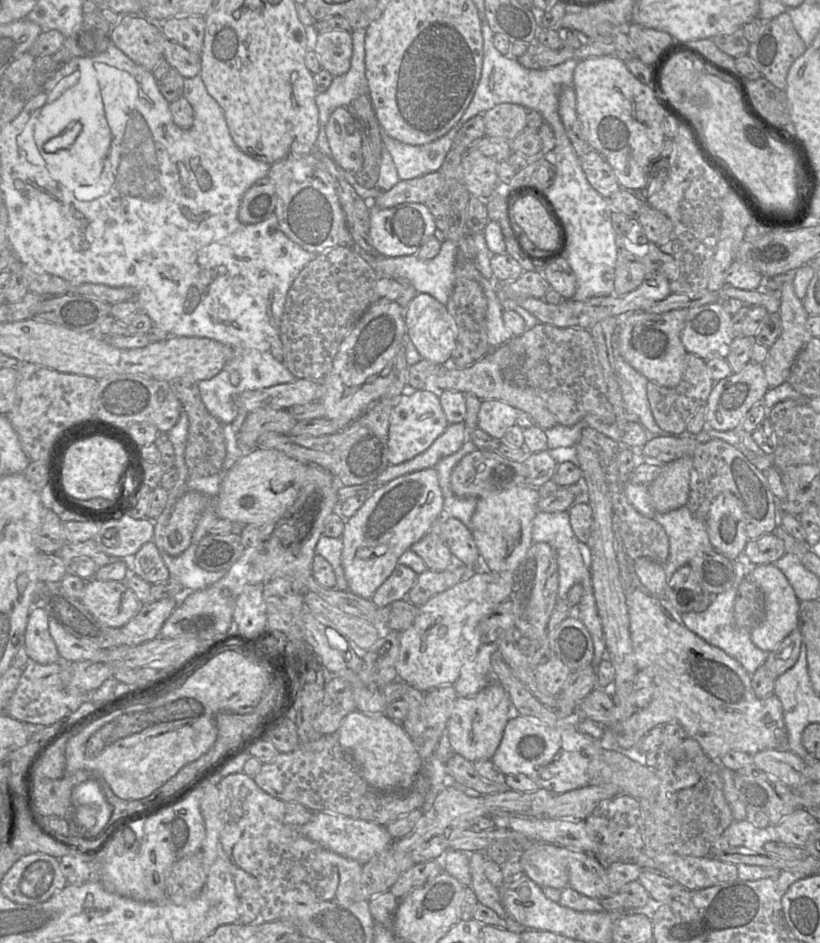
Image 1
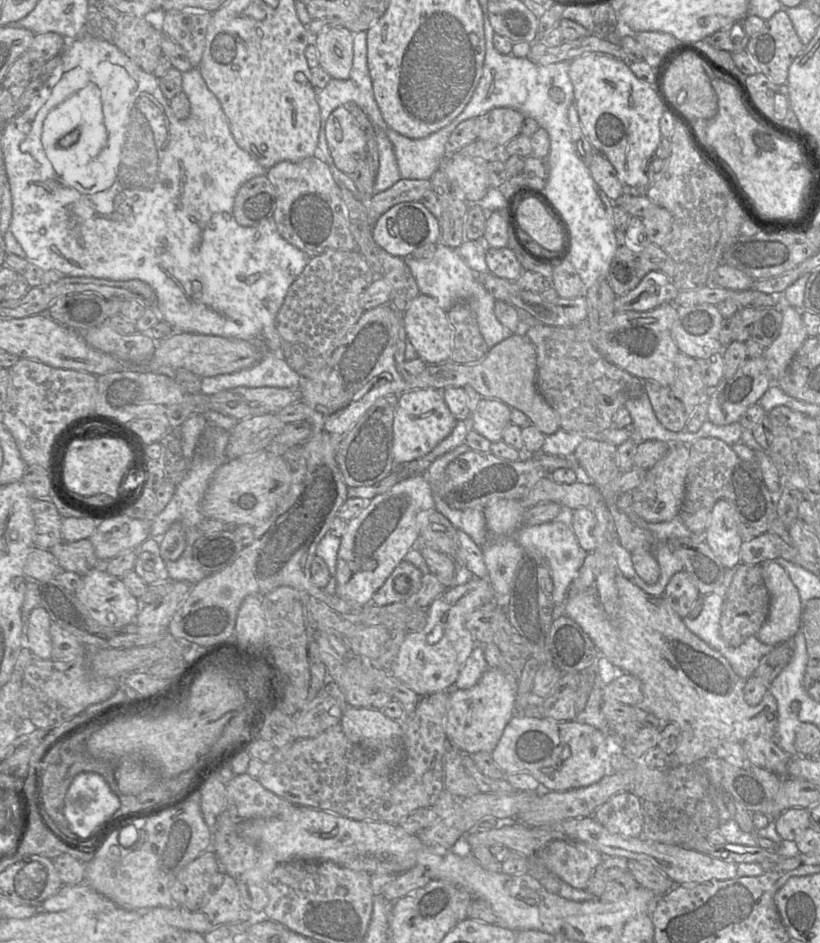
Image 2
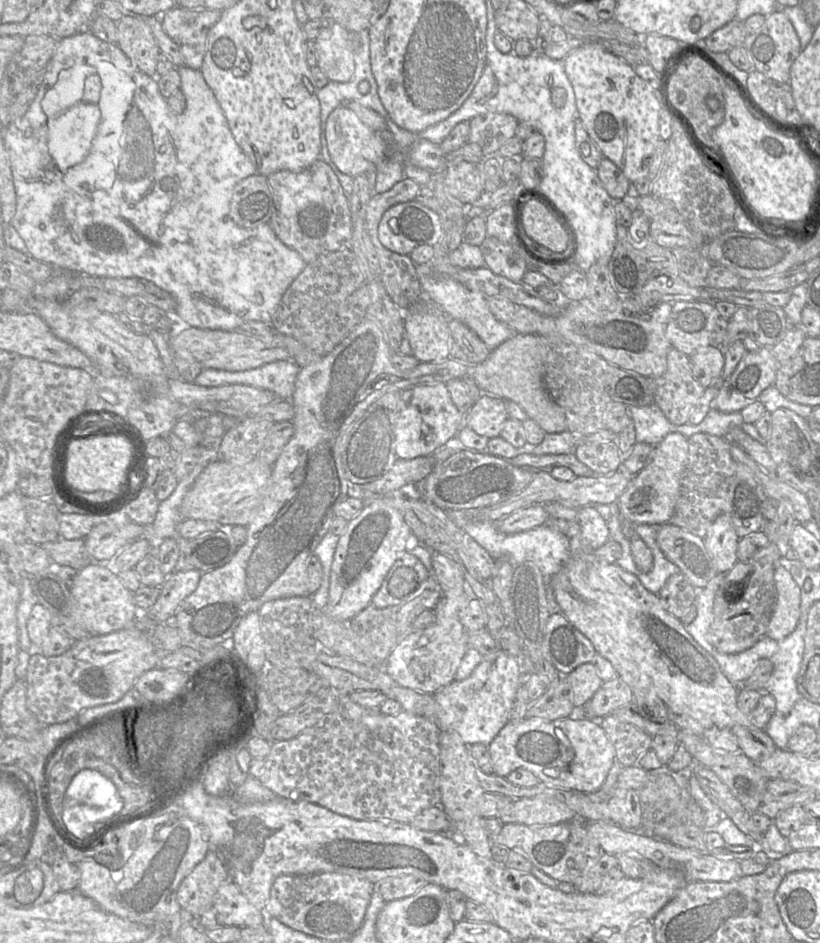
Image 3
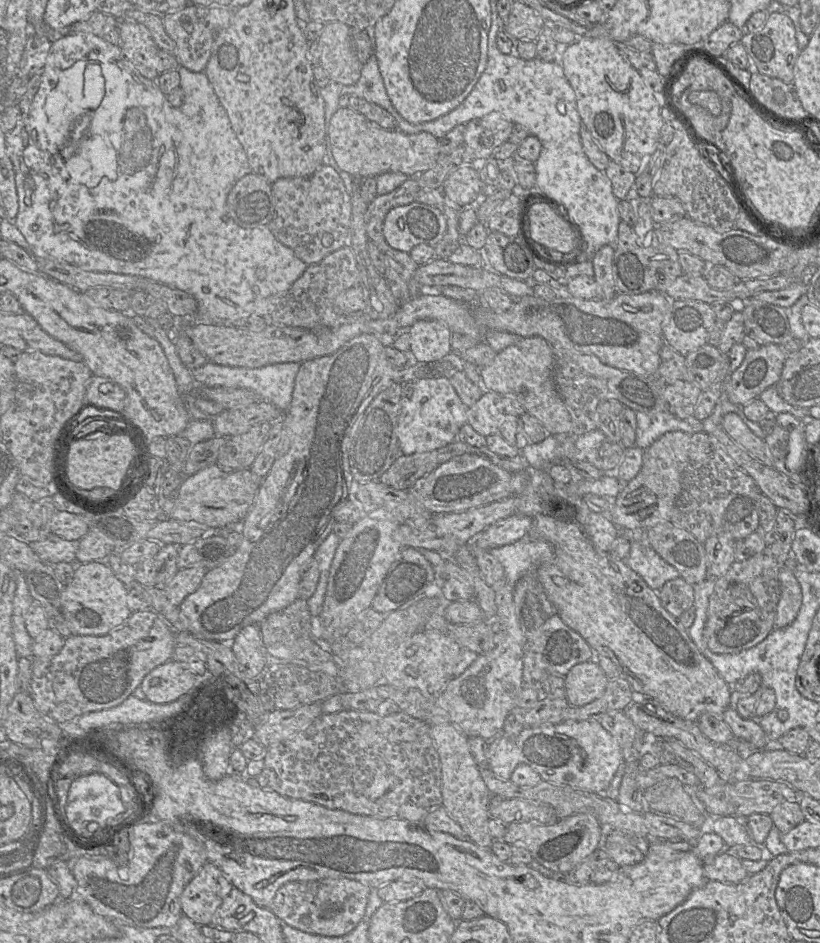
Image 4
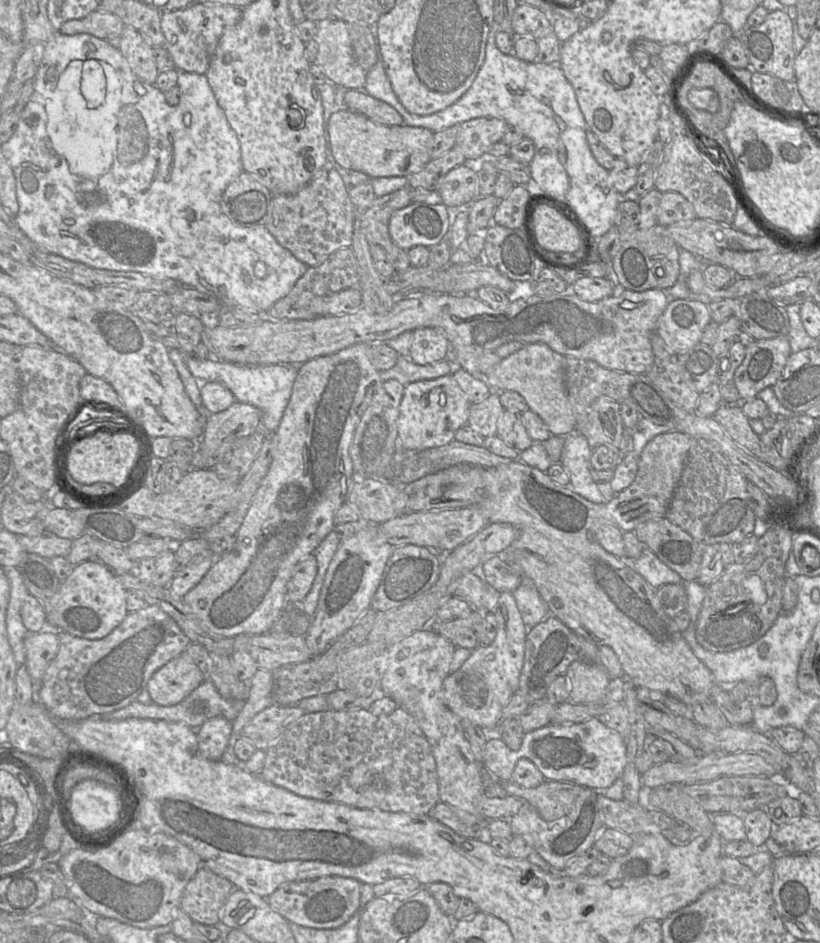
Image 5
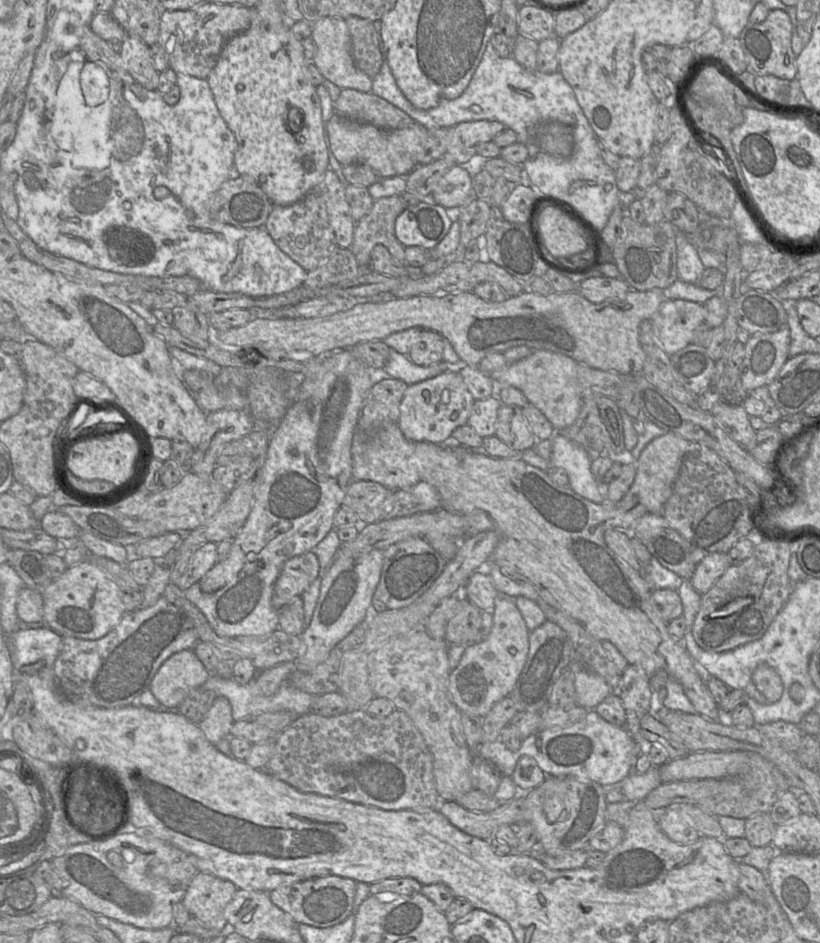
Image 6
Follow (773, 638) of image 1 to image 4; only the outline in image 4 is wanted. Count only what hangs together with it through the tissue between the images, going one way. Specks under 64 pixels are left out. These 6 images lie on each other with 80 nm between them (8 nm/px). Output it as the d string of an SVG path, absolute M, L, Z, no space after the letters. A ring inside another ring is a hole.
M785 566L779 572L780 599L777 604L774 628L783 628L796 618L802 604L802 591L792 570Z

